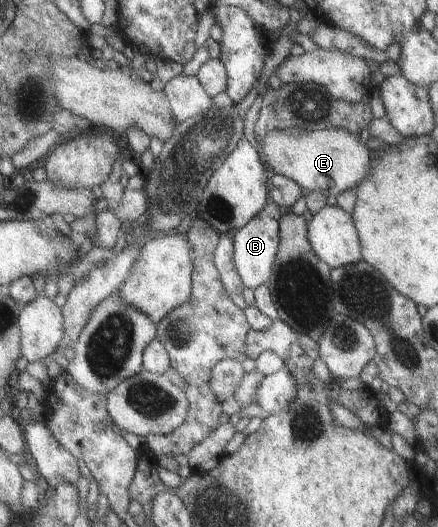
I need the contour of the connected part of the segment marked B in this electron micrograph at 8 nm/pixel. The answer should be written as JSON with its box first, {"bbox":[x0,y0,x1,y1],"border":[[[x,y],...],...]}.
{"bbox":[235,201,281,290],"border":[[[267,201],[266,207],[254,220],[236,231],[235,263],[237,263],[239,277],[242,278],[243,285],[252,290],[265,284],[271,275],[273,261],[275,261],[278,250],[281,217],[279,206]]]}

